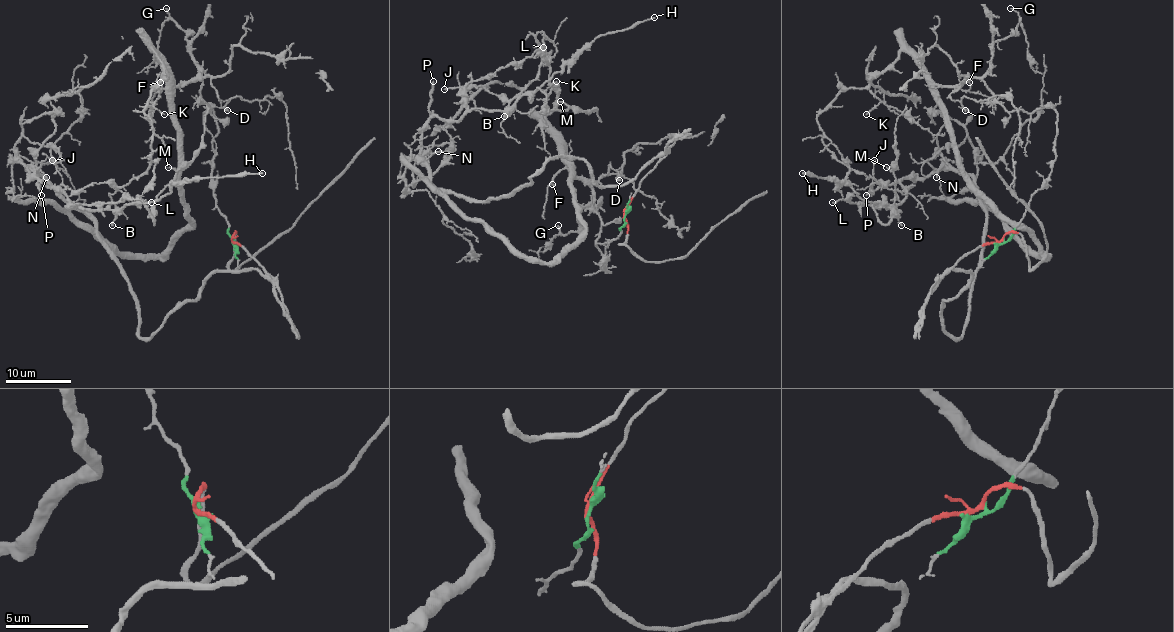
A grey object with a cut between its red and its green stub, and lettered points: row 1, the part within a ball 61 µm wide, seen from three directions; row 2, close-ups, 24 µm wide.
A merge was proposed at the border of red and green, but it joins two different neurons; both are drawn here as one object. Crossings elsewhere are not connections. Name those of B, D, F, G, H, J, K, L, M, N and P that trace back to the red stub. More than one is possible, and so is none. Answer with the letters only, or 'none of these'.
B, H, L, M, N, P

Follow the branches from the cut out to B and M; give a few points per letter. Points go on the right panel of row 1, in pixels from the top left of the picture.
B: (1001, 241), (944, 274), (972, 272), (944, 302), (954, 338), (985, 235), (976, 183), (905, 178), (901, 225)
M: (1001, 241), (944, 274), (972, 272), (954, 338), (986, 207), (931, 171), (883, 223), (887, 168)

